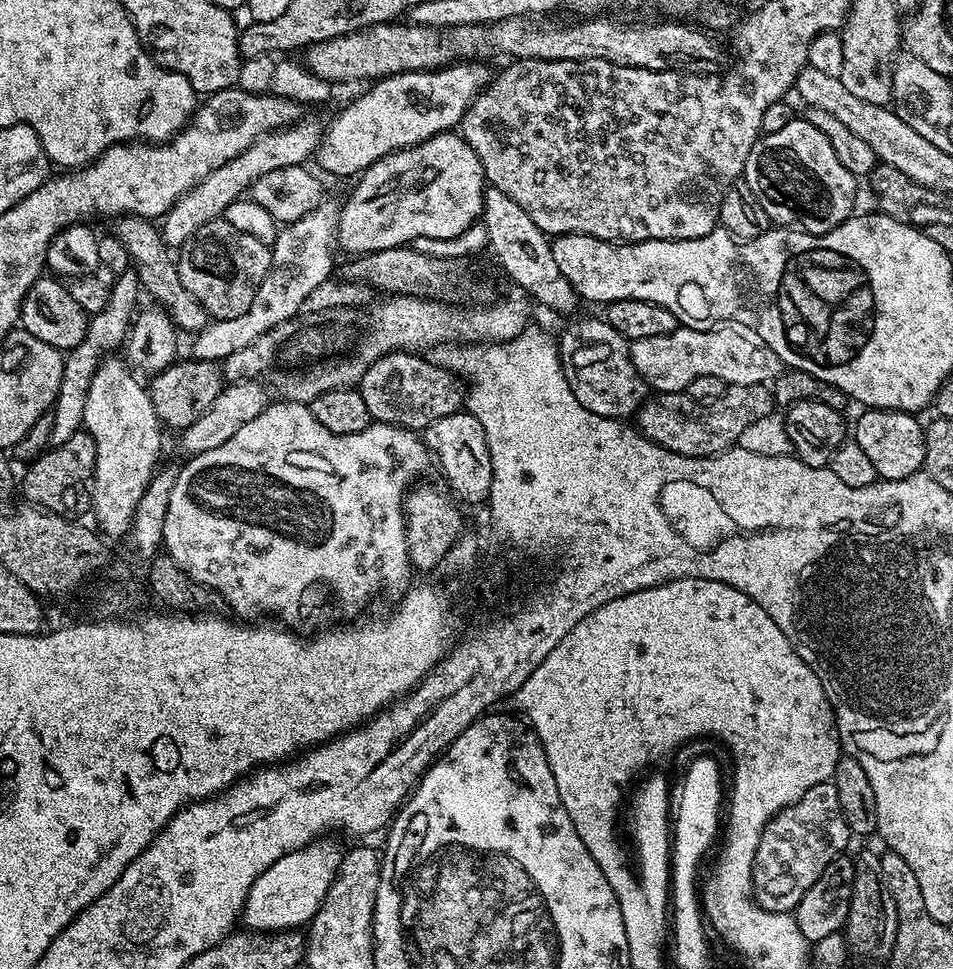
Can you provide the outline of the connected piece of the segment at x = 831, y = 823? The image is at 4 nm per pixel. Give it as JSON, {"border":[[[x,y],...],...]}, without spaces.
{"border":[[[830,782],[810,786],[798,802],[769,818],[762,830],[752,867],[752,899],[771,912],[792,912],[802,894],[818,882],[818,874],[845,855],[848,840],[850,833],[846,818],[842,818],[842,806],[838,806],[838,790]]]}

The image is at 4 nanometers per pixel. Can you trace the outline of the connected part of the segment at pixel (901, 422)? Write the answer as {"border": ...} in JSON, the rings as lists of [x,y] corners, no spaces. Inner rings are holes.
{"border":[[[868,408],[856,420],[854,439],[858,446],[870,457],[877,477],[881,480],[901,480],[910,478],[924,467],[925,425],[916,421],[917,417],[910,412],[894,408]]]}

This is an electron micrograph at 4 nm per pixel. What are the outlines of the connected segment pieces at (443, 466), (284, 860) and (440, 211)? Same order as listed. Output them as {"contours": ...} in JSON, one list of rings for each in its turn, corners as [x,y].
{"contours":[[[[467,410],[446,414],[446,418],[438,418],[438,422],[423,429],[422,439],[431,459],[440,463],[440,472],[455,499],[465,505],[483,505],[488,499],[492,481],[492,463],[490,446],[486,446],[486,430],[482,430],[482,422],[478,422],[478,418],[474,418]]],[[[328,839],[314,840],[305,848],[278,858],[274,866],[257,878],[254,886],[250,886],[250,894],[244,903],[242,924],[245,929],[253,932],[286,932],[311,922],[334,882],[336,871],[340,869],[342,848]]],[[[455,131],[440,132],[413,148],[401,148],[398,152],[383,156],[381,160],[370,165],[355,184],[352,197],[346,202],[343,201],[336,231],[337,245],[352,252],[348,254],[353,257],[402,248],[411,245],[418,238],[454,238],[481,219],[486,199],[482,162],[478,162],[478,154],[474,154],[463,135]]]]}

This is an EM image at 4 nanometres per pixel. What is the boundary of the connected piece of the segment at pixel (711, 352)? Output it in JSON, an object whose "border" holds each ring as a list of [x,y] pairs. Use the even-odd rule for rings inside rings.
{"border":[[[727,322],[717,323],[710,328],[685,328],[676,327],[670,334],[664,334],[658,338],[638,338],[631,341],[633,366],[648,385],[649,389],[661,392],[684,392],[702,374],[714,374],[714,378],[722,378],[729,384],[766,384],[771,385],[772,381],[780,375],[782,365],[778,354],[770,350],[758,338],[750,326],[741,324],[729,324]]]}

